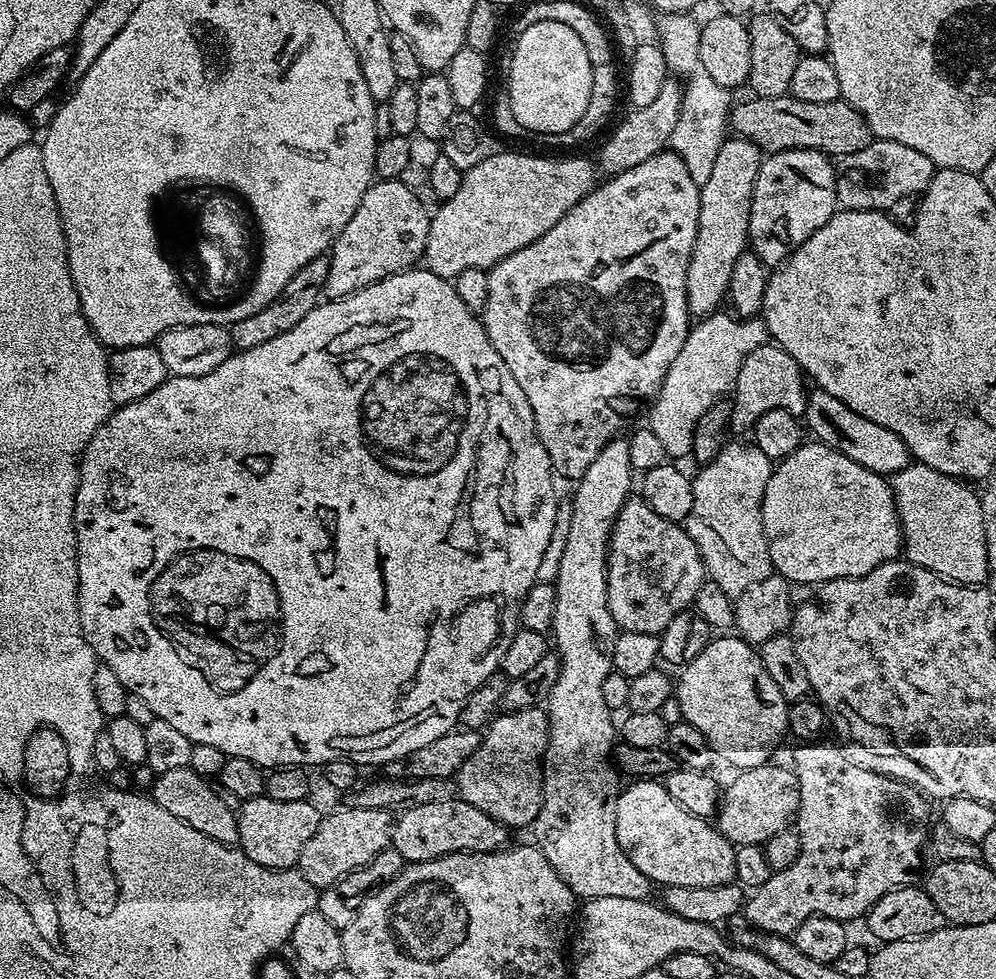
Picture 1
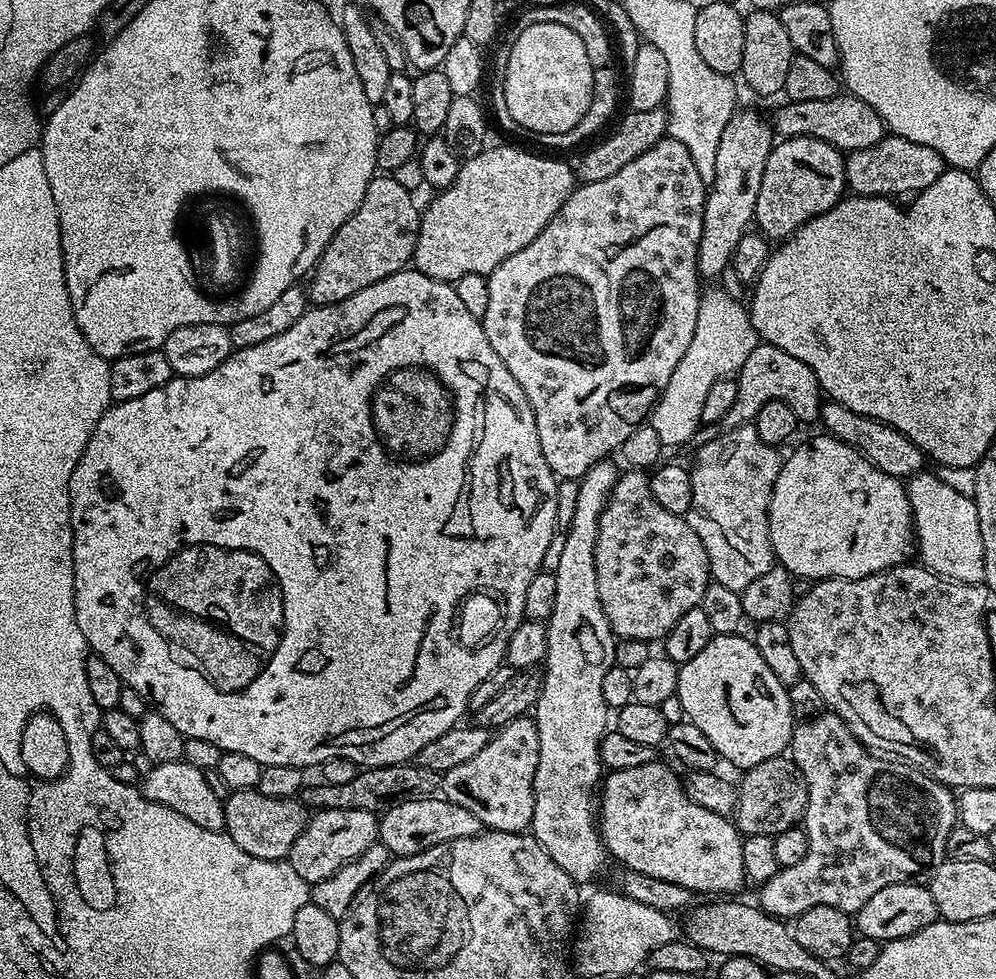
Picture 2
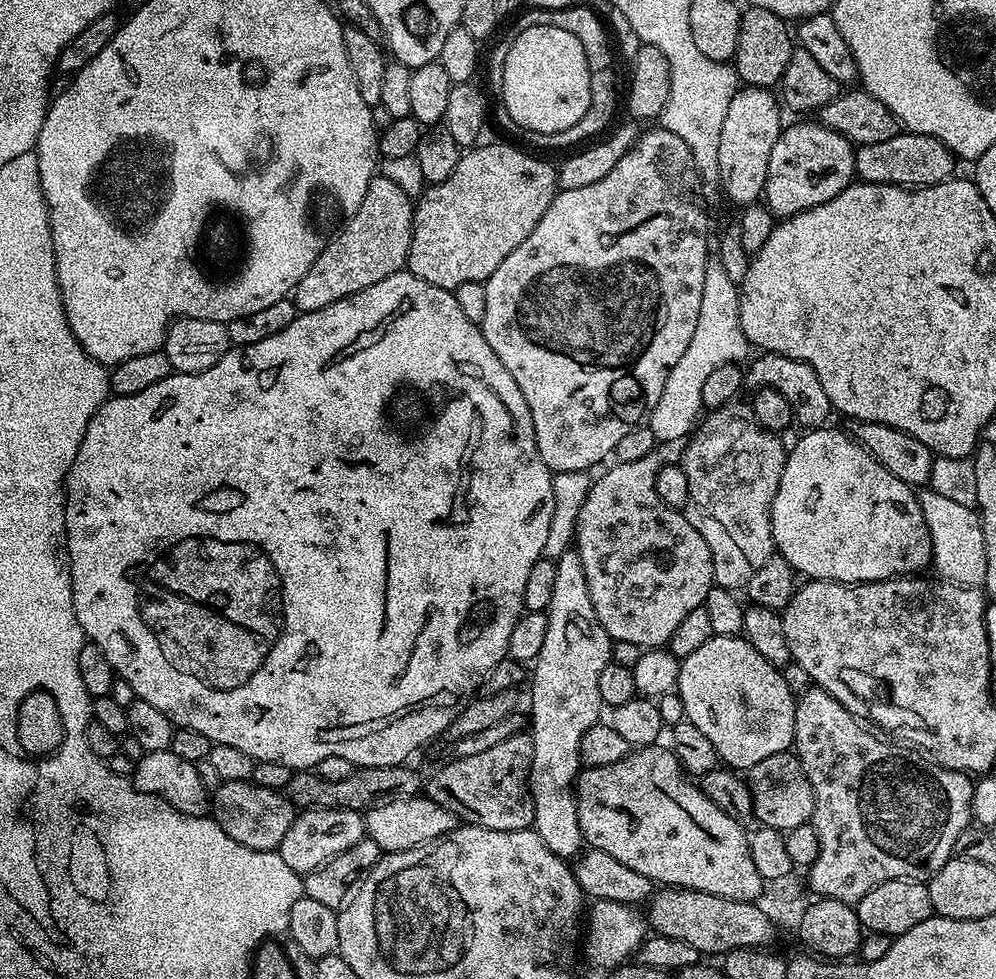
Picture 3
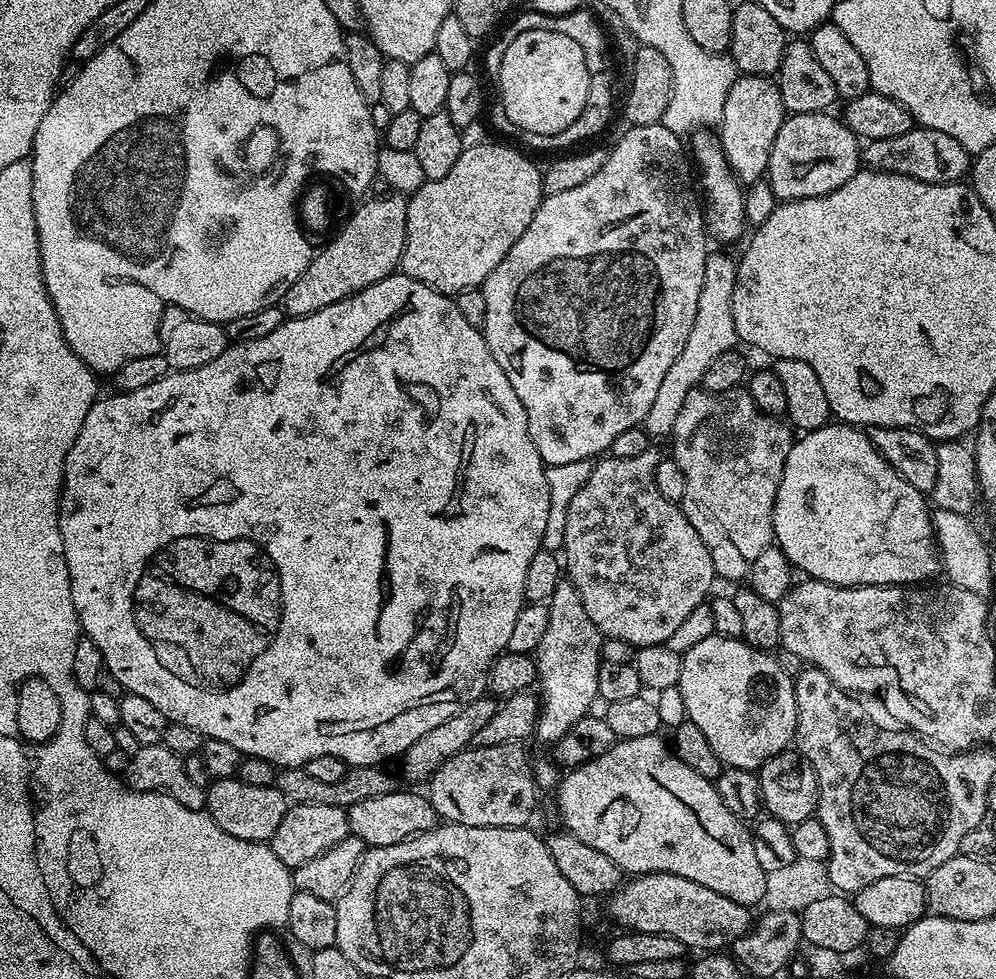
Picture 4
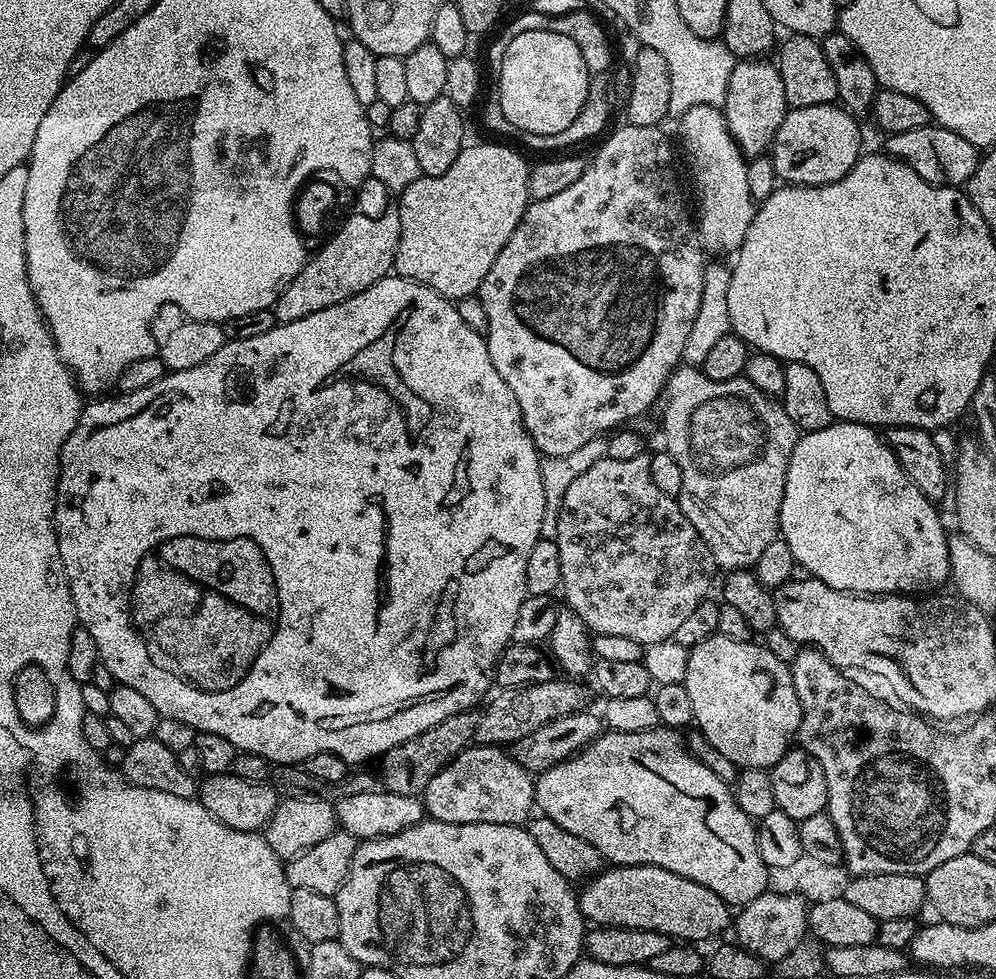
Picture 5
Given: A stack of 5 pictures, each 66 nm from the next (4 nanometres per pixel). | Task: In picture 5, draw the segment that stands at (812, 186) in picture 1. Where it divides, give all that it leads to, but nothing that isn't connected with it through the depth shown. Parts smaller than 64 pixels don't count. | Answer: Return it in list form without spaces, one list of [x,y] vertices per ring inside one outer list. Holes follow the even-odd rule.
[[[836,102],[819,104],[818,106],[802,106],[801,108],[789,107],[788,113],[782,118],[782,126],[778,126],[778,134],[774,141],[774,163],[777,177],[788,184],[829,184],[830,182],[838,182],[856,165],[857,160],[862,155],[862,149],[860,149],[860,124],[861,121],[857,117],[851,116],[846,109],[841,108],[839,103]]]

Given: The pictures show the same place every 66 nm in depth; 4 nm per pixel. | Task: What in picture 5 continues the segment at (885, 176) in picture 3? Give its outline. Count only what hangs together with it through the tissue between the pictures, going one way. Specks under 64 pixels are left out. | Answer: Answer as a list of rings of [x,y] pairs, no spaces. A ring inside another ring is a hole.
[[[930,122],[926,126],[918,126],[918,130],[894,132],[887,137],[883,151],[894,160],[910,165],[914,174],[926,182],[937,186],[964,186],[974,174],[978,163],[978,149],[962,134],[954,134],[954,130],[941,128],[939,124]]]

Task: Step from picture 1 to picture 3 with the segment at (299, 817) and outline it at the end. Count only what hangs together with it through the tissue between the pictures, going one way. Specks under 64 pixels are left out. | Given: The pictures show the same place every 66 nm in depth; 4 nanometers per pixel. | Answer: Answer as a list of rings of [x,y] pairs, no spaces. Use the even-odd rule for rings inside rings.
[[[251,780],[223,782],[214,794],[215,820],[226,834],[230,834],[230,838],[234,838],[234,842],[242,842],[242,846],[250,846],[250,850],[277,851],[296,815],[296,805],[290,803],[284,792],[266,790]]]

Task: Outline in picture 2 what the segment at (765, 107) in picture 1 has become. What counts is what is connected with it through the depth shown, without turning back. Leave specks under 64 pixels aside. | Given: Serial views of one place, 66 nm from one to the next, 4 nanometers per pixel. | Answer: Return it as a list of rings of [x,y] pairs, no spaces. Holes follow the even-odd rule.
[[[837,94],[834,98],[826,98],[822,102],[784,102],[776,112],[774,128],[784,138],[809,136],[822,142],[830,142],[845,154],[866,150],[866,146],[874,146],[886,135],[884,119],[877,114],[874,106],[866,106],[862,98],[851,94]]]

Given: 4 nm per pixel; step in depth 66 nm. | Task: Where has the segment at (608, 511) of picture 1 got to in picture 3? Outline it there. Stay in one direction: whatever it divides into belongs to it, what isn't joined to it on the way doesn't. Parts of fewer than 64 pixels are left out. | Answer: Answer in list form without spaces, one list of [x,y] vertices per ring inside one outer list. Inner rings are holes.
[[[574,550],[563,552],[556,559],[554,574],[554,594],[550,598],[547,610],[548,625],[546,638],[542,642],[542,650],[538,650],[538,658],[530,668],[530,684],[532,680],[532,728],[530,735],[534,754],[532,765],[528,771],[528,789],[532,792],[534,802],[534,830],[554,850],[554,854],[572,858],[581,851],[585,843],[584,835],[578,822],[576,809],[576,782],[582,765],[579,760],[580,743],[590,730],[601,719],[602,705],[598,694],[598,677],[612,658],[612,637],[606,634],[602,622],[598,622],[598,614],[594,614],[594,602],[590,602],[590,590],[586,586],[586,574],[582,570],[582,562]]]

